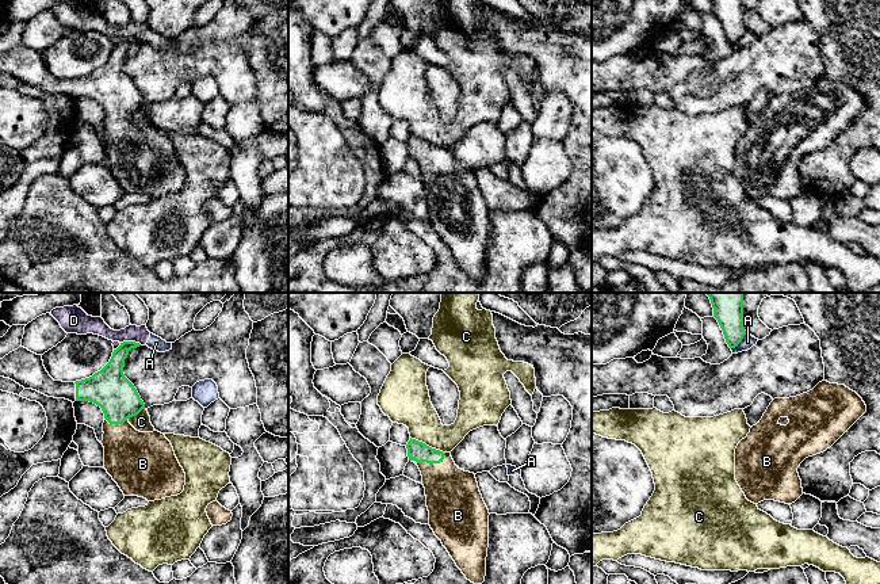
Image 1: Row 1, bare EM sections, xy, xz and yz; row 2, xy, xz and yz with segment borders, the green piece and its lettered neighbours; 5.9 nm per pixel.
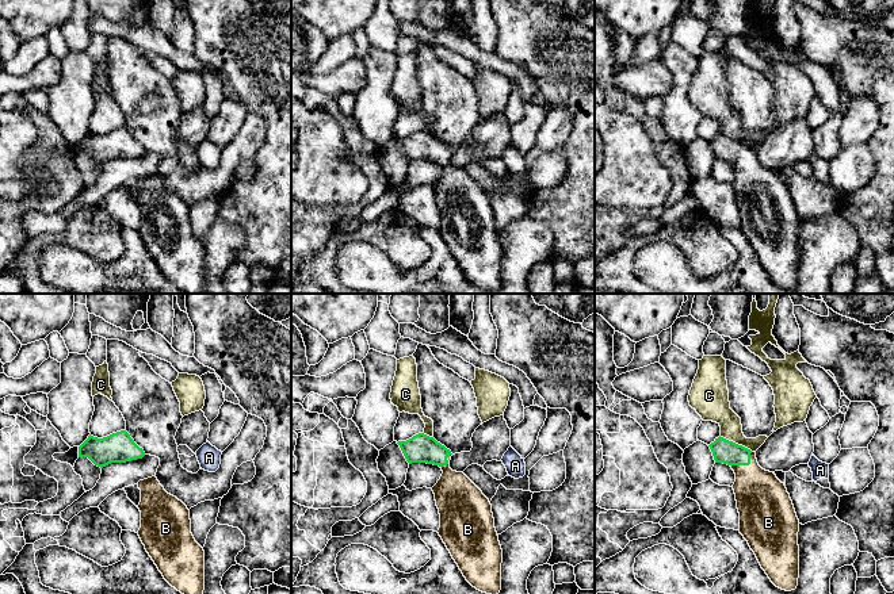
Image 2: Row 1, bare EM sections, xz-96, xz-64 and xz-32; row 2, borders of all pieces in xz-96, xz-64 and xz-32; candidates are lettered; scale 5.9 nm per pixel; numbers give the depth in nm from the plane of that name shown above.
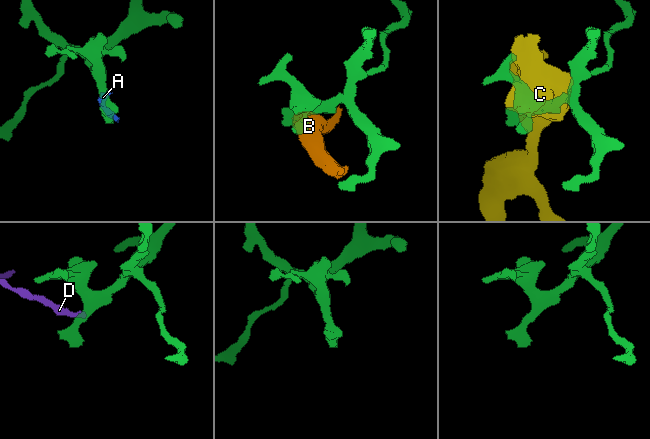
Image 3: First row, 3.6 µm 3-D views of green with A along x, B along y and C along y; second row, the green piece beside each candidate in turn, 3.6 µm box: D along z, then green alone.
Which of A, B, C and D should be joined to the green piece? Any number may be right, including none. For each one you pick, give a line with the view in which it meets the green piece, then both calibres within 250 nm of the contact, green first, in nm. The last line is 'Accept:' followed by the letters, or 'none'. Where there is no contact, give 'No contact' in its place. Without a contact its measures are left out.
B: Touches green in xz. Thickness 120 nm (green) against 320 nm
Accept: B

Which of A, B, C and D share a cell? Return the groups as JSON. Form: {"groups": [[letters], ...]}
{"groups": [["A", "D"], ["B"], ["C"]]}

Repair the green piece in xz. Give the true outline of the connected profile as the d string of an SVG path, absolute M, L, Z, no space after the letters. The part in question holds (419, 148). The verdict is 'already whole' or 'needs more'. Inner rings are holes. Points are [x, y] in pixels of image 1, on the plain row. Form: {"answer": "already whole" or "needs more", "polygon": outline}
{"answer": "needs more", "polygon": "M410 134L406 145L409 157L418 163L422 172L431 225L466 275L474 280L482 280L486 272L490 210L479 188L475 171L459 165L451 149L432 145L416 135Z"}

